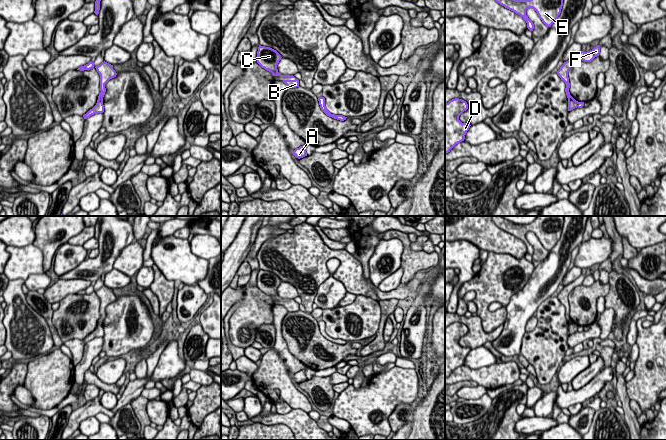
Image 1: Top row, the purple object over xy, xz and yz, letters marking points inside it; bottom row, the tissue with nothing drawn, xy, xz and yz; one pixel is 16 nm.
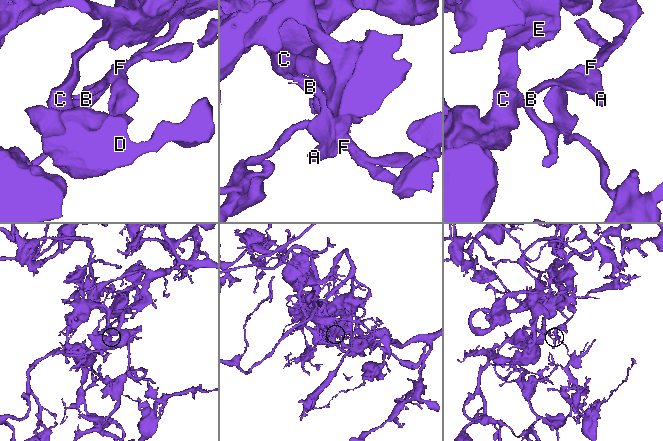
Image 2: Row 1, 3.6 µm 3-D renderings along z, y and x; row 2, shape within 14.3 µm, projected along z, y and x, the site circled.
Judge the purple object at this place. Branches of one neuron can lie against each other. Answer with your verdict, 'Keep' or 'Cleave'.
Cleave

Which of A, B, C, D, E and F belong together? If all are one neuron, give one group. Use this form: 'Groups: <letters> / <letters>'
Groups: A F / B C D E

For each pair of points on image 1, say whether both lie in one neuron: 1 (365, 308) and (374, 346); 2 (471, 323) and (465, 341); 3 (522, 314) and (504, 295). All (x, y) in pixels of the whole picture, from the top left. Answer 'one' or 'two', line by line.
1: two
2: one
3: two

